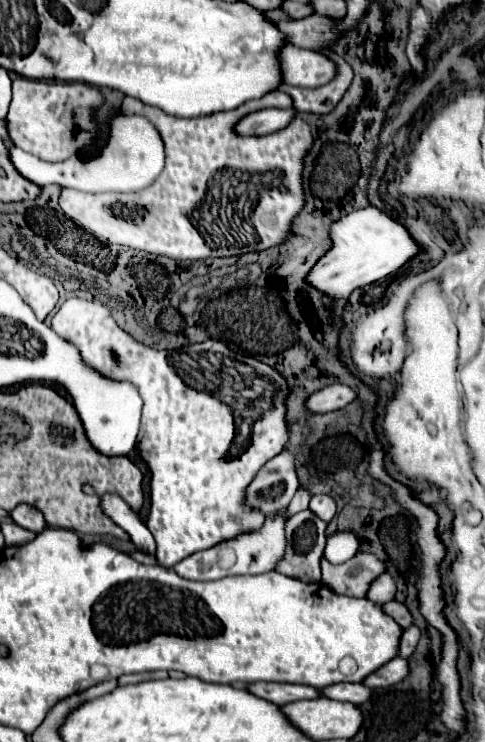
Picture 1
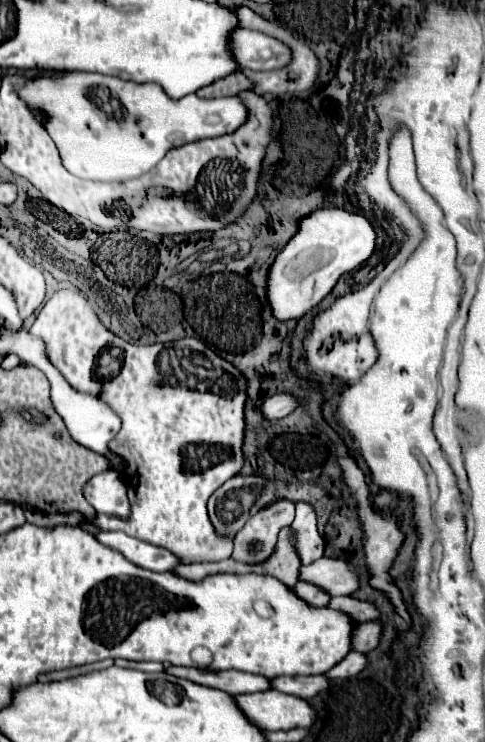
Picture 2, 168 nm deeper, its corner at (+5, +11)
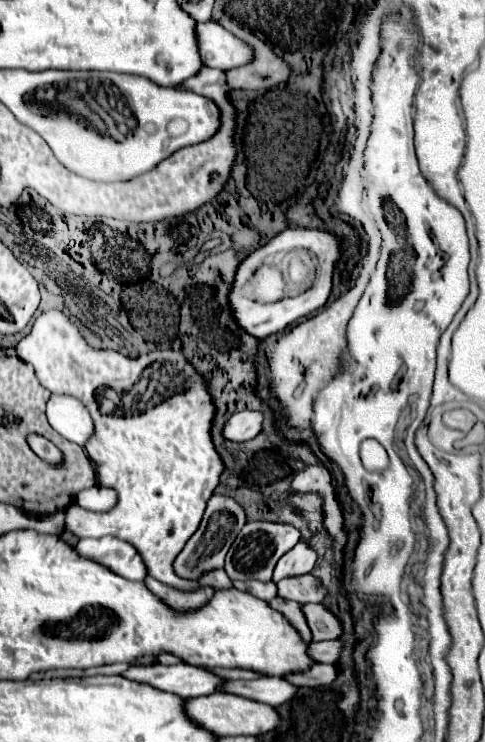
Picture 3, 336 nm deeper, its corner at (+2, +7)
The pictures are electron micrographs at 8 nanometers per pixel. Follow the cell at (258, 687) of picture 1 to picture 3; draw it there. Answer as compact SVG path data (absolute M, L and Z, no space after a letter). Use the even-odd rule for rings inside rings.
M179 663L179 665L131 665L127 671L123 671L123 675L127 675L129 681L139 681L145 685L151 685L159 691L167 691L167 693L175 693L177 697L201 697L201 695L211 695L215 691L219 691L221 687L221 677L187 665L187 663Z

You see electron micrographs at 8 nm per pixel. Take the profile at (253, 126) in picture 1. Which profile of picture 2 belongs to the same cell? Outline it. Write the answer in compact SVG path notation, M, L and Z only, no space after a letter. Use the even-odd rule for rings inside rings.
M64 73L58 77L40 77L36 83L24 85L20 91L30 101L30 107L36 107L36 111L44 111L48 115L46 129L58 147L62 165L72 175L88 181L126 181L126 179L140 177L148 173L166 155L170 147L180 147L190 141L234 133L248 117L248 107L240 97L200 99L192 93L176 101L170 99L162 91L162 87L154 83L138 85L132 81L122 81L118 77L96 75L96 73ZM96 85L104 85L106 89L112 89L112 93L120 97L120 103L124 103L124 121L120 121L120 125L116 125L116 121L112 121L112 117L108 117L88 96L88 89L96 89Z

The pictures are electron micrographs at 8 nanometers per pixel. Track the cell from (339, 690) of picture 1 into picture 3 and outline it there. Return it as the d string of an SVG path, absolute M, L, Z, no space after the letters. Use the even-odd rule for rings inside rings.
M259 677L253 681L227 681L221 691L275 707L283 701L289 701L295 695L297 687L281 677Z

